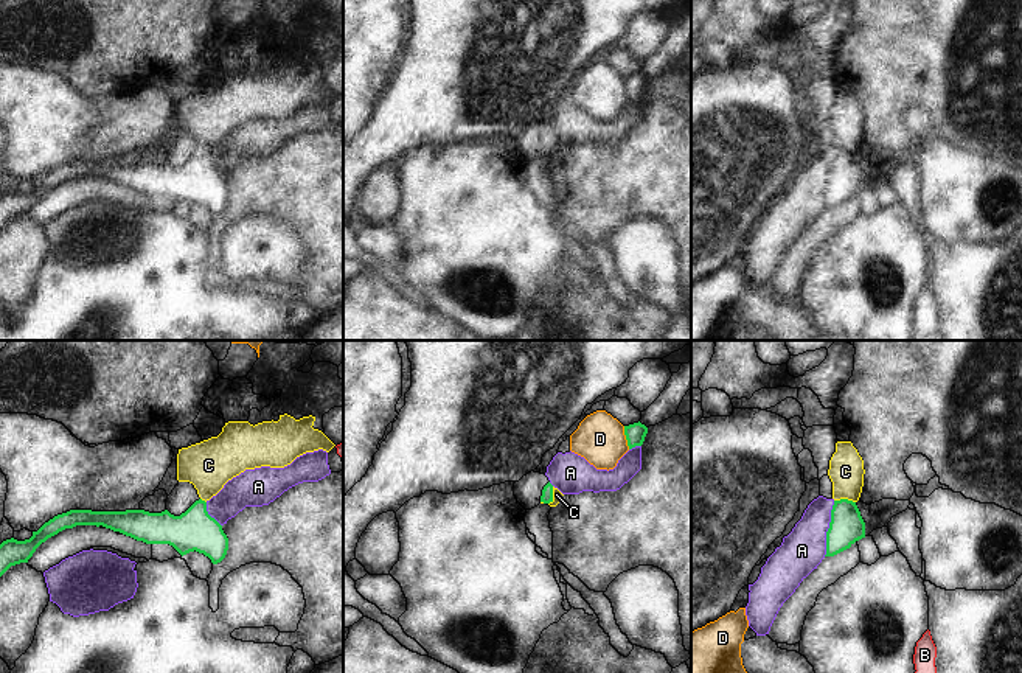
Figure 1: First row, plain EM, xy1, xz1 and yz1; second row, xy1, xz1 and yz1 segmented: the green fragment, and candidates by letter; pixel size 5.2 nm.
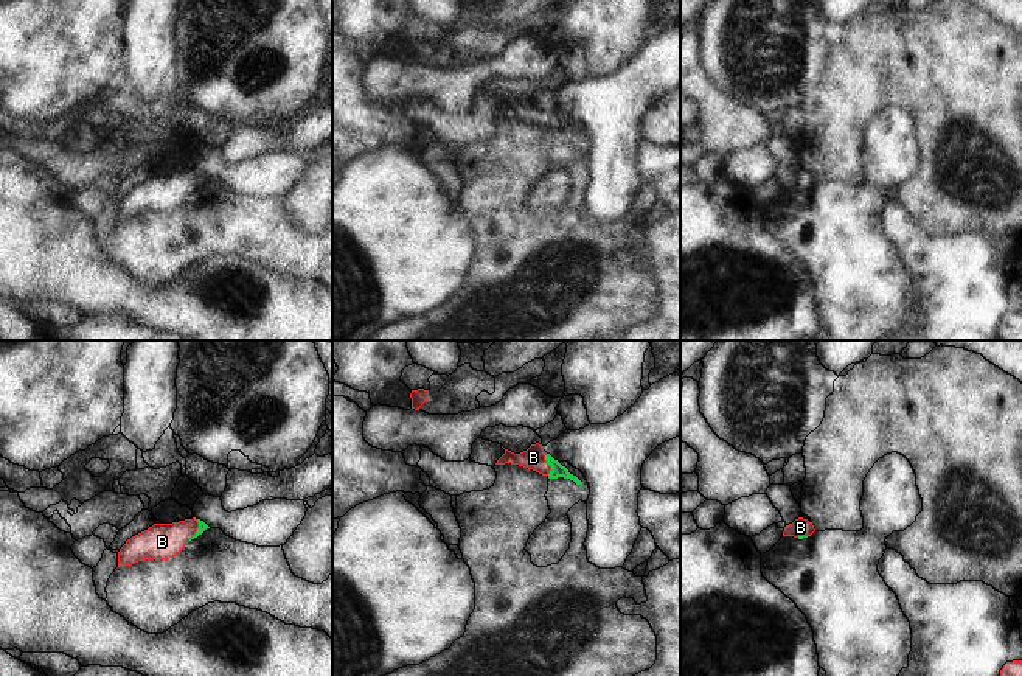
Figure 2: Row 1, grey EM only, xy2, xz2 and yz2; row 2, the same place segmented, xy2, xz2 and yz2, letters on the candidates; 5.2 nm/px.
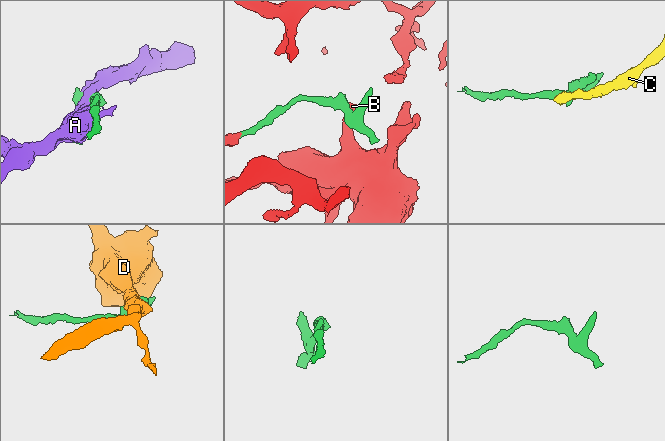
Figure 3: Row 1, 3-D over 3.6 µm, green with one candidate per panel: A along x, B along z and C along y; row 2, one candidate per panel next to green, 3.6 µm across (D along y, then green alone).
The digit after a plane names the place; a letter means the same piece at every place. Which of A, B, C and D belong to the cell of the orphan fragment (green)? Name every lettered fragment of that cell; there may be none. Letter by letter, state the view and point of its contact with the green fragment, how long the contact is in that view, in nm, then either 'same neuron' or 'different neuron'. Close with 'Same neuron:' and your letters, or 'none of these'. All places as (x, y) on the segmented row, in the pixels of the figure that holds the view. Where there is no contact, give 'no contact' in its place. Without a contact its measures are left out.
A: meets green in yz1 at (828, 529); contact 300 nm long; different neuron
B: meets green in xz2 at (549, 463); contact 110 nm long; same neuron
C: meets green in yz1 at (845, 499); contact 110 nm long; different neuron
D: meets green in xz1 at (626, 437); contact 120 nm long; different neuron
Same neuron: B

